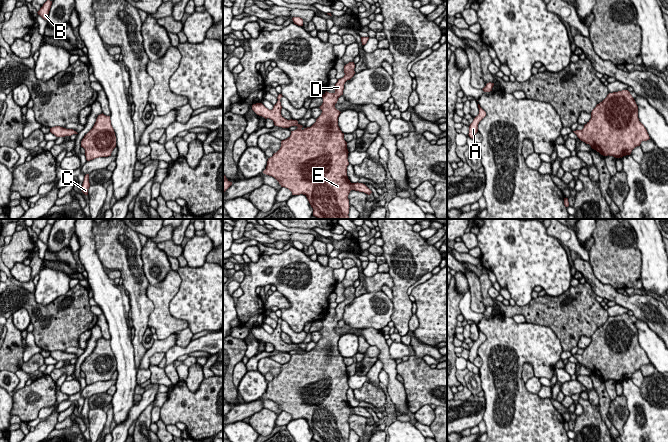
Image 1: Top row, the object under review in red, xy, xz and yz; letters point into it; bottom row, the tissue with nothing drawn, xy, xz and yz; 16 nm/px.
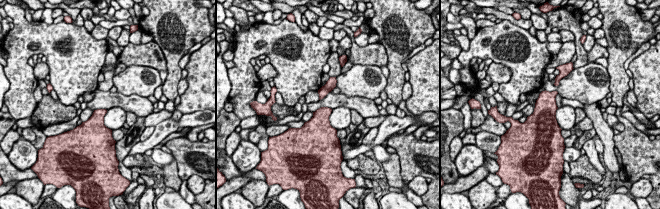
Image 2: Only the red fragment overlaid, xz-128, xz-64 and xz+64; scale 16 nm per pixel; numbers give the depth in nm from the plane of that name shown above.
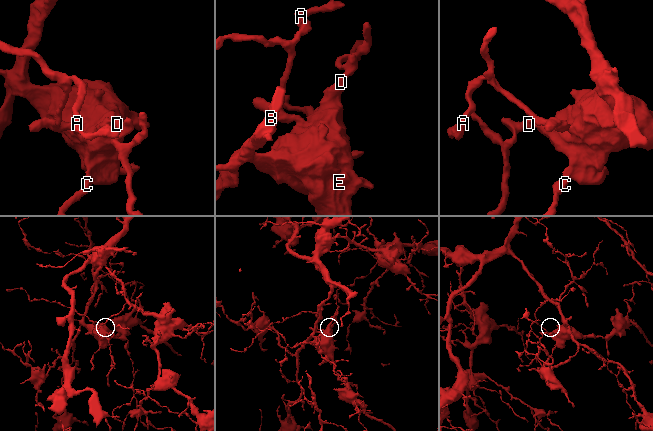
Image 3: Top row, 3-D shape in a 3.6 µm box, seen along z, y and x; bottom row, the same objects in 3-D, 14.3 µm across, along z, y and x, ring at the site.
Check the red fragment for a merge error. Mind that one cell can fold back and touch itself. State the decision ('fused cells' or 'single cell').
fused cells

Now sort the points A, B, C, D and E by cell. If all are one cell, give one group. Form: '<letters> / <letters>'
A / B C D E

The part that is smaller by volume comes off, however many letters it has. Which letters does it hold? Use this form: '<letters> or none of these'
A

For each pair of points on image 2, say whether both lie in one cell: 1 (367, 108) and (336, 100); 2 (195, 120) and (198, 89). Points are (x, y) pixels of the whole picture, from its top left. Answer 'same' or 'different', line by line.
1: same
2: different

